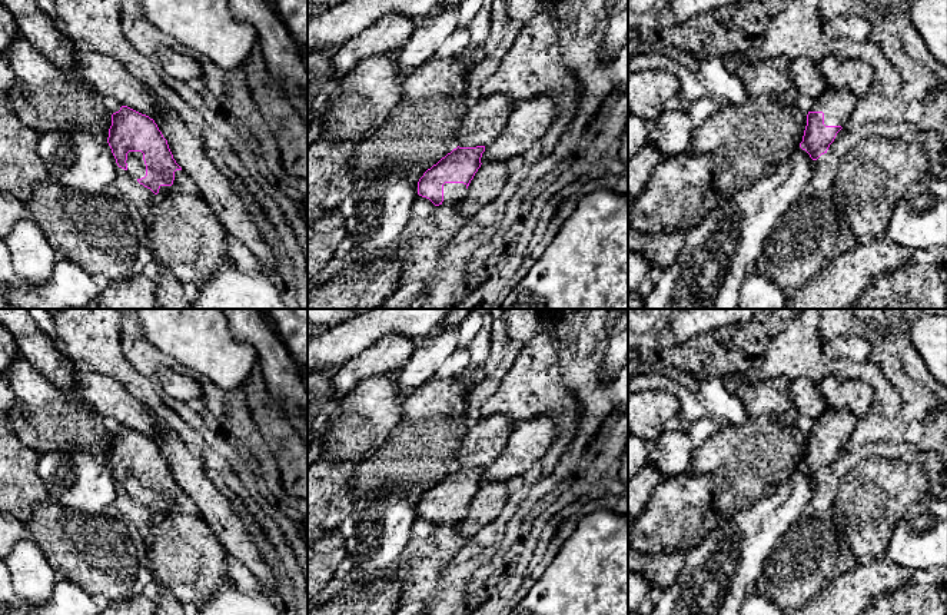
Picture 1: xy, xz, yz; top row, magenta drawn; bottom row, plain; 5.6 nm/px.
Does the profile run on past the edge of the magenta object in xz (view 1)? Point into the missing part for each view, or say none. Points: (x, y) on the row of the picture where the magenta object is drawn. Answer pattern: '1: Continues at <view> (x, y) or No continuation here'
1: Continues at xz (452, 192)

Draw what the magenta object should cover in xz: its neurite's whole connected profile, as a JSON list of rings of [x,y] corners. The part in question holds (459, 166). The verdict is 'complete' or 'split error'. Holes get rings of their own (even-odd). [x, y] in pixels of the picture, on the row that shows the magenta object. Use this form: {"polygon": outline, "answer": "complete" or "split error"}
{"polygon": [[[485,146],[456,147],[428,169],[418,182],[418,195],[435,206],[456,206],[481,167]]], "answer": "split error"}

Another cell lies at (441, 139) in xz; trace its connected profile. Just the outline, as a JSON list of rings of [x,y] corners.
[[[469,53],[455,57],[433,56],[402,77],[402,96],[396,107],[373,136],[358,144],[350,159],[356,187],[371,176],[398,170],[419,180],[428,169],[458,147],[455,139],[469,107],[463,97],[474,64]]]

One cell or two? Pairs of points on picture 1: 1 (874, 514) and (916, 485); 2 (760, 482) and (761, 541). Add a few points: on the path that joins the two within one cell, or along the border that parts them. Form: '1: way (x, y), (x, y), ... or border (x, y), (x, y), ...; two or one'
1: way (884, 504), (906, 485); one
2: border (787, 478), (771, 494), (738, 509), (731, 517); two

